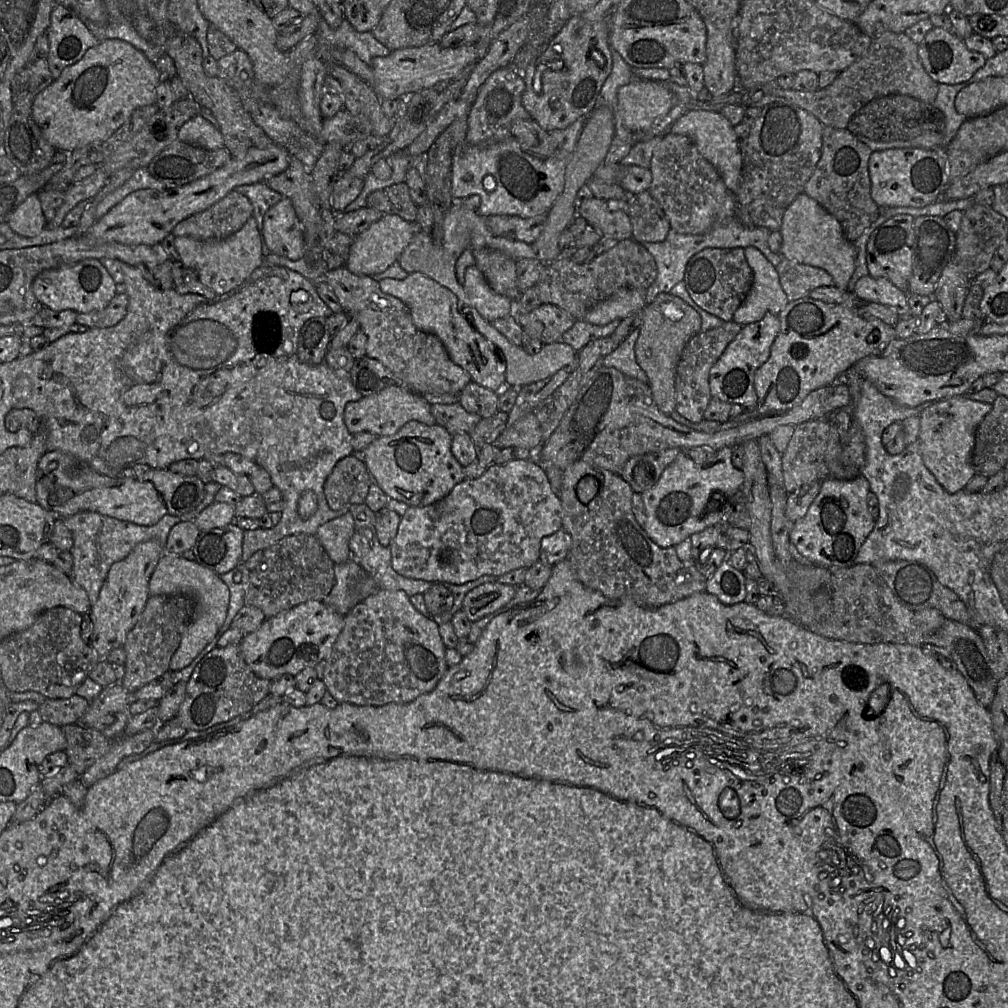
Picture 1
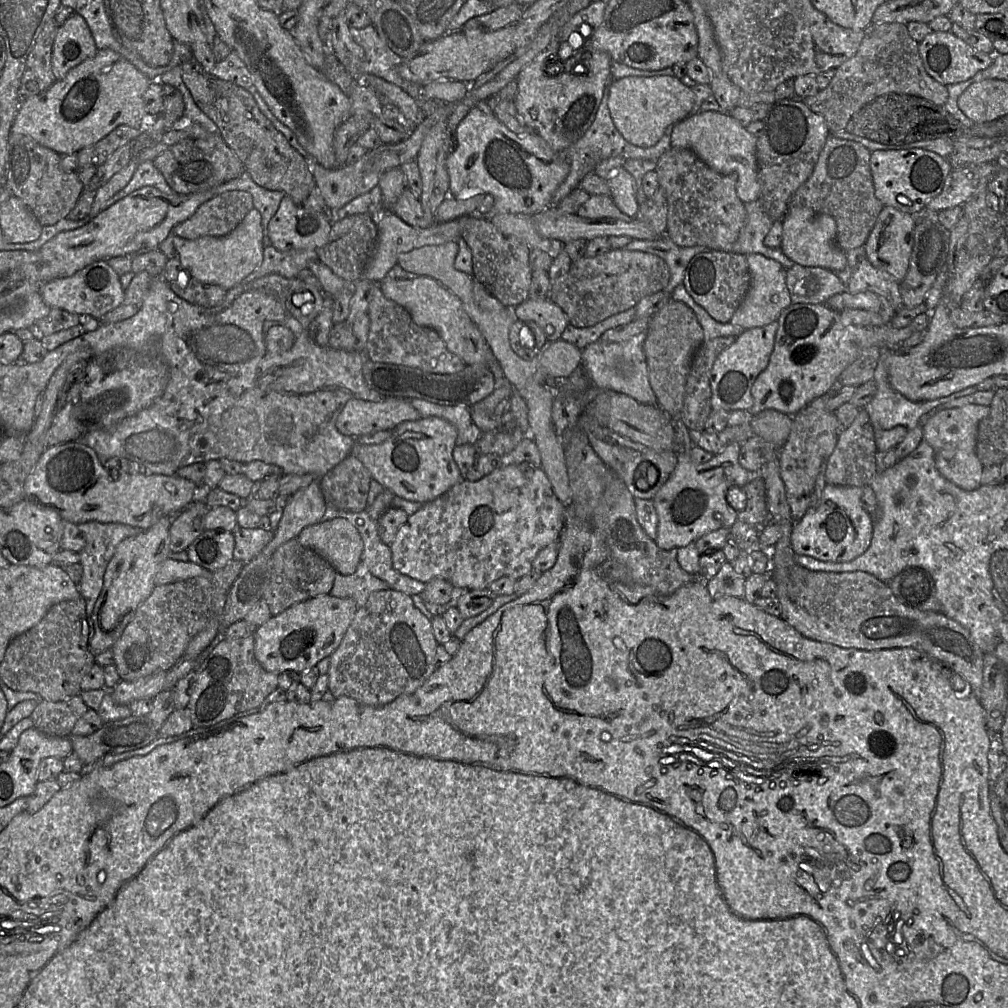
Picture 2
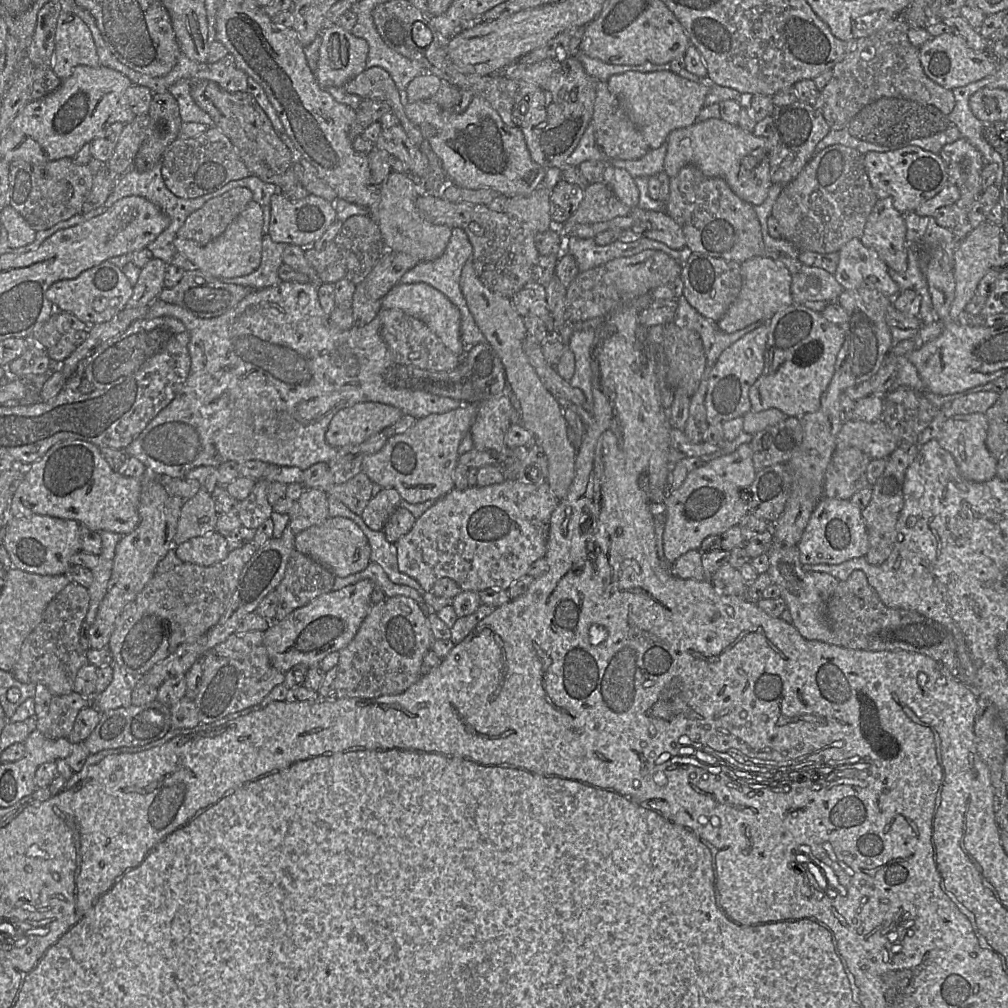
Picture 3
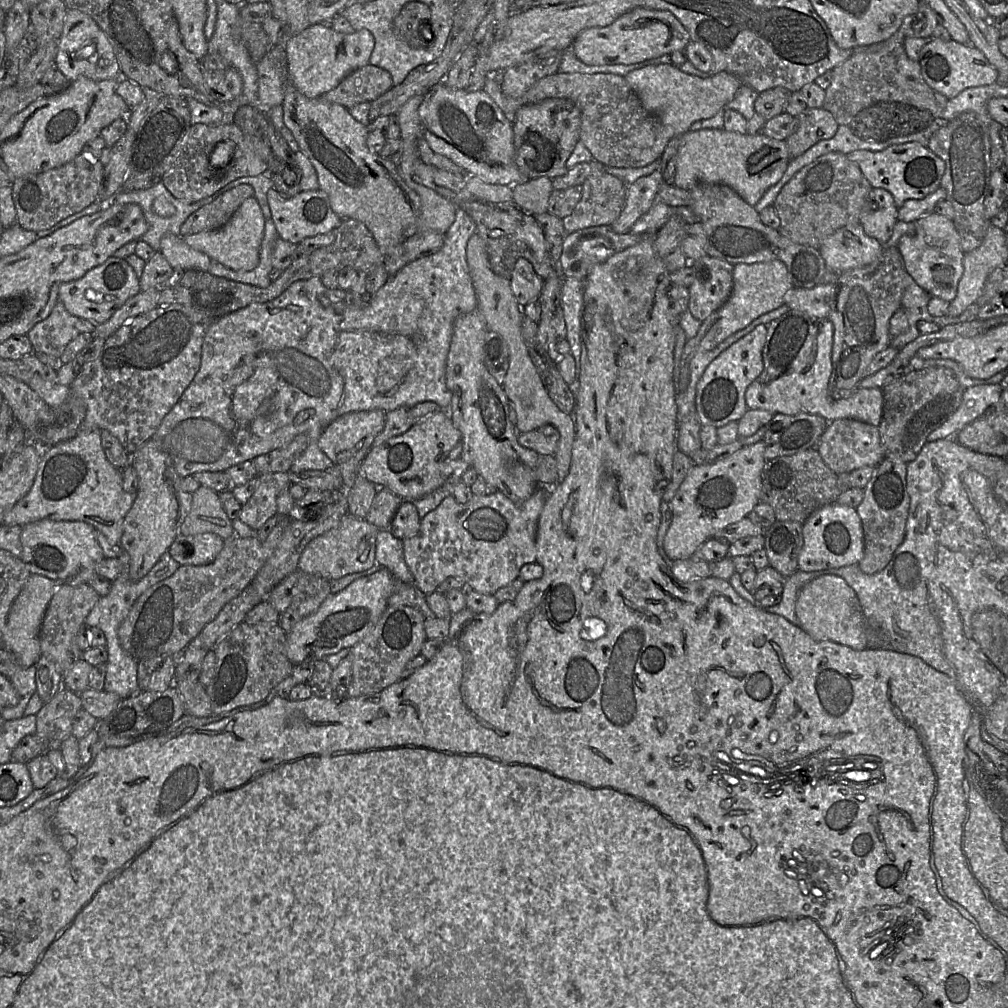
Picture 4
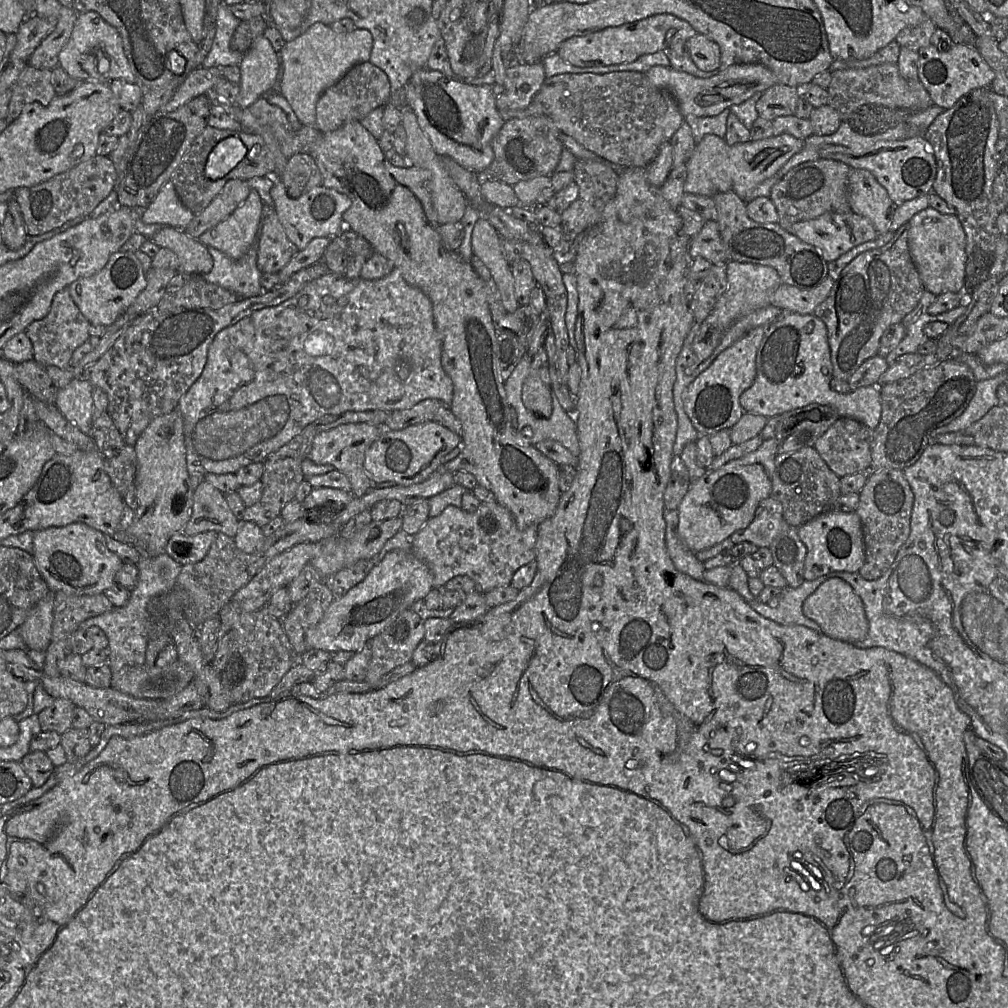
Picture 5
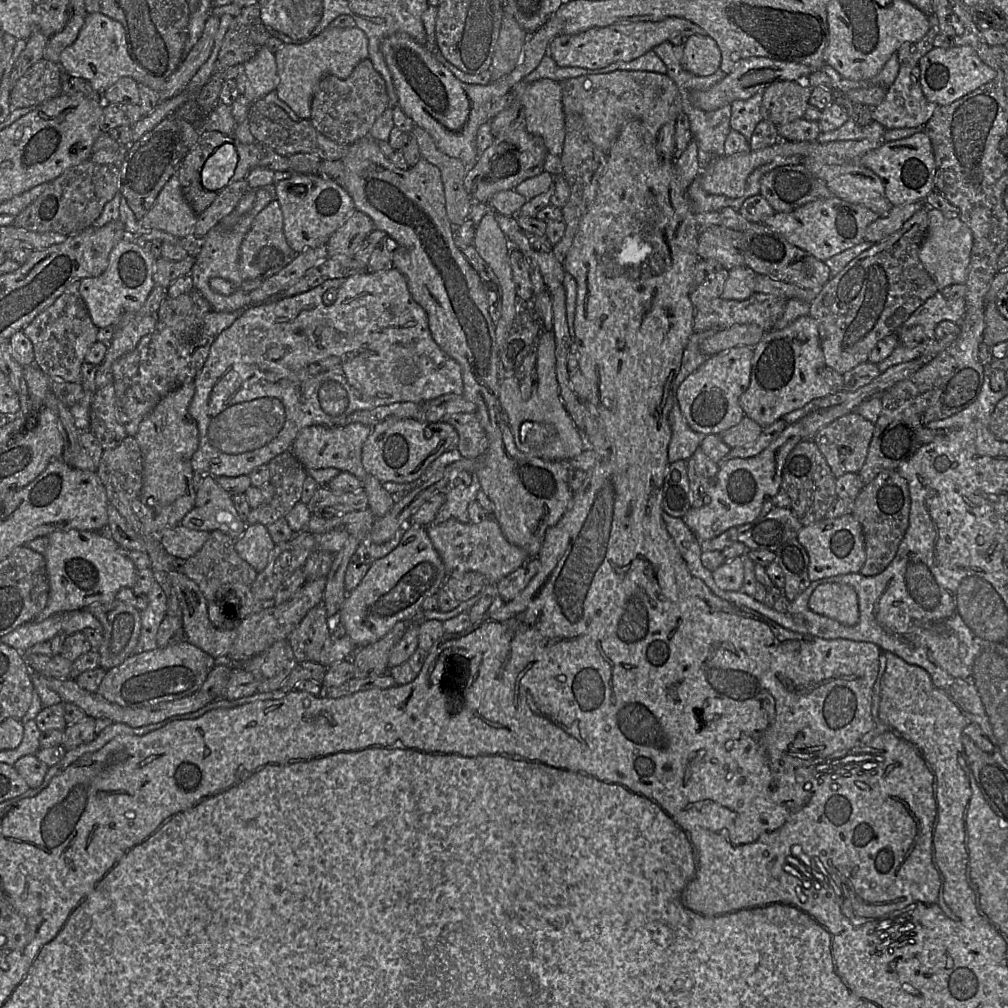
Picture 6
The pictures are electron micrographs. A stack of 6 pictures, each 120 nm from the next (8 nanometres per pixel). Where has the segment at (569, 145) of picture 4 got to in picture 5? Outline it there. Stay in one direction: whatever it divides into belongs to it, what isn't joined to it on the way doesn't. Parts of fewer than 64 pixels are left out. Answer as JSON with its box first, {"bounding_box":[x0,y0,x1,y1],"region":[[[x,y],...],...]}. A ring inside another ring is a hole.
{"bounding_box":[476,115,564,186],"region":[[[545,115],[514,118],[505,121],[492,141],[494,159],[483,171],[476,172],[479,181],[496,180],[514,186],[519,181],[551,176],[557,168],[564,145],[562,132]]]}

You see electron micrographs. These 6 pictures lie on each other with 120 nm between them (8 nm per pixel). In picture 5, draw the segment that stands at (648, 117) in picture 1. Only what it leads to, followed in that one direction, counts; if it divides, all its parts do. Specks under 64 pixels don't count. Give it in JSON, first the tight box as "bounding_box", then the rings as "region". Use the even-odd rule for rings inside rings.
{"bounding_box":[645,64,777,117],"region":[[[733,64],[710,78],[698,78],[676,71],[670,66],[653,66],[645,72],[648,81],[655,87],[670,92],[676,99],[683,117],[713,117],[723,110],[738,105],[758,92],[764,92],[777,84],[774,74],[760,64]]]}

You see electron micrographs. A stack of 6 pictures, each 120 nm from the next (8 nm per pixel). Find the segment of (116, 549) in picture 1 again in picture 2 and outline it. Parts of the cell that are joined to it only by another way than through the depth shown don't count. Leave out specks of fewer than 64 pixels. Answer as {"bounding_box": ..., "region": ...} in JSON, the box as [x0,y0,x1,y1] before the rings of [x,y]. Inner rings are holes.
{"bounding_box":[77,521,143,618],"region":[[[88,521],[77,525],[80,531],[84,534],[86,540],[84,548],[79,552],[79,563],[83,567],[83,575],[78,583],[78,586],[81,596],[86,602],[85,618],[88,618],[91,615],[97,598],[101,593],[104,582],[104,574],[117,545],[122,540],[141,533],[143,529],[122,523],[101,523],[98,521]]]}

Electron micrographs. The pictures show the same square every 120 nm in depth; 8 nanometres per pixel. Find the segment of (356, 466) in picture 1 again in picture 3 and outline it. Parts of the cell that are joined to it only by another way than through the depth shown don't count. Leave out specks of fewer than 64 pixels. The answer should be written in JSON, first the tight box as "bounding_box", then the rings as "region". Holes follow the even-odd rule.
{"bounding_box":[327,471,373,515],"region":[[[361,471],[348,481],[333,486],[327,495],[341,501],[355,514],[362,515],[372,498],[372,486],[373,482]]]}

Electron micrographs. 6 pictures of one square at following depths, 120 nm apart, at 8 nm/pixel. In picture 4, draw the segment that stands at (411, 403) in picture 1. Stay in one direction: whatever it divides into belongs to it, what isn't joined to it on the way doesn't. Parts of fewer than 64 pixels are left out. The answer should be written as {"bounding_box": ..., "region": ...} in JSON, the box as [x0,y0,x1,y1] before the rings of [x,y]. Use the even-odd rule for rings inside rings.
{"bounding_box":[318,409,386,490],"region":[[[378,409],[349,412],[338,417],[324,429],[318,446],[338,468],[343,480],[343,490],[349,488],[361,473],[361,465],[374,439],[383,430],[385,420],[386,412]]]}

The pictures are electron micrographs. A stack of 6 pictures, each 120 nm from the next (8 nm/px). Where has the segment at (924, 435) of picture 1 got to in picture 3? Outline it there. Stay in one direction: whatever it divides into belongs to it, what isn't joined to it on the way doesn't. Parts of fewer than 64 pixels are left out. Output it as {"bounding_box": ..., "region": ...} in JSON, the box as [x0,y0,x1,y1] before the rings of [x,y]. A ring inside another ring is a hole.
{"bounding_box":[936,413,998,482],"region":[[[985,413],[957,414],[945,421],[936,439],[940,446],[947,450],[955,459],[961,475],[973,482],[986,482],[996,477],[998,459],[993,457],[986,446],[988,422]]]}

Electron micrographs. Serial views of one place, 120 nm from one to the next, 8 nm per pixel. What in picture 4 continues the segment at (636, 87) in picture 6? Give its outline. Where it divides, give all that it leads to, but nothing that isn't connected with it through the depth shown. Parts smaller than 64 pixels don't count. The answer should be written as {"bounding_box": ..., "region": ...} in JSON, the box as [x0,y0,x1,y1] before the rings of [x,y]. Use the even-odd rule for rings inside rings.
{"bounding_box":[482,73,674,167],"region":[[[488,73],[482,90],[492,98],[511,123],[515,120],[517,110],[522,106],[538,103],[548,98],[569,98],[573,100],[581,113],[579,140],[584,143],[596,161],[610,167],[644,167],[660,159],[669,140],[674,137],[670,128],[666,128],[656,116],[643,107],[639,97],[625,78],[617,74],[554,73],[539,79],[520,97],[513,98],[503,93],[500,79],[496,80],[494,75]]]}

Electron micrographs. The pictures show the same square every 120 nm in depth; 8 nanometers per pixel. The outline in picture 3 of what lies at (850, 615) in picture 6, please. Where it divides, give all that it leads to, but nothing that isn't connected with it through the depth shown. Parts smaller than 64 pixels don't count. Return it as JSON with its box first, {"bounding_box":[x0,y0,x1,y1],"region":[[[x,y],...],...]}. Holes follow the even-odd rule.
{"bounding_box":[767,536,840,645],"region":[[[773,536],[772,545],[767,553],[769,558],[767,573],[771,584],[775,584],[780,589],[780,597],[784,600],[792,618],[791,624],[806,640],[835,645],[836,639],[825,618],[825,608],[829,597],[840,581],[828,573],[803,570],[798,547],[773,542]]]}

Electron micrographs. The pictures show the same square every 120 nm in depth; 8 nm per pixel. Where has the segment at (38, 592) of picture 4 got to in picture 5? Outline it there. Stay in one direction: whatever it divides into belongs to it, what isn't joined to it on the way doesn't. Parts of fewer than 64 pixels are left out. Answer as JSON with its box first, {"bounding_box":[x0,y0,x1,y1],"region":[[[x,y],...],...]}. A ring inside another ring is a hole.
{"bounding_box":[19,591,55,651],"region":[[[49,591],[29,612],[19,631],[27,649],[46,651],[52,641],[55,592]]]}

